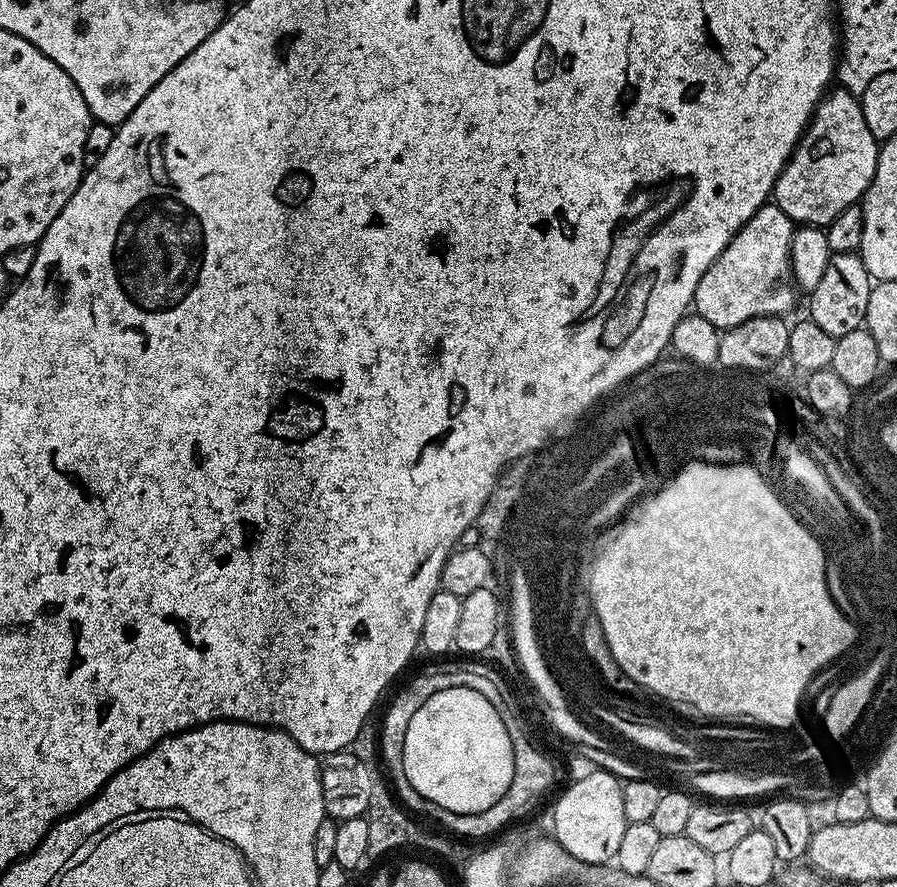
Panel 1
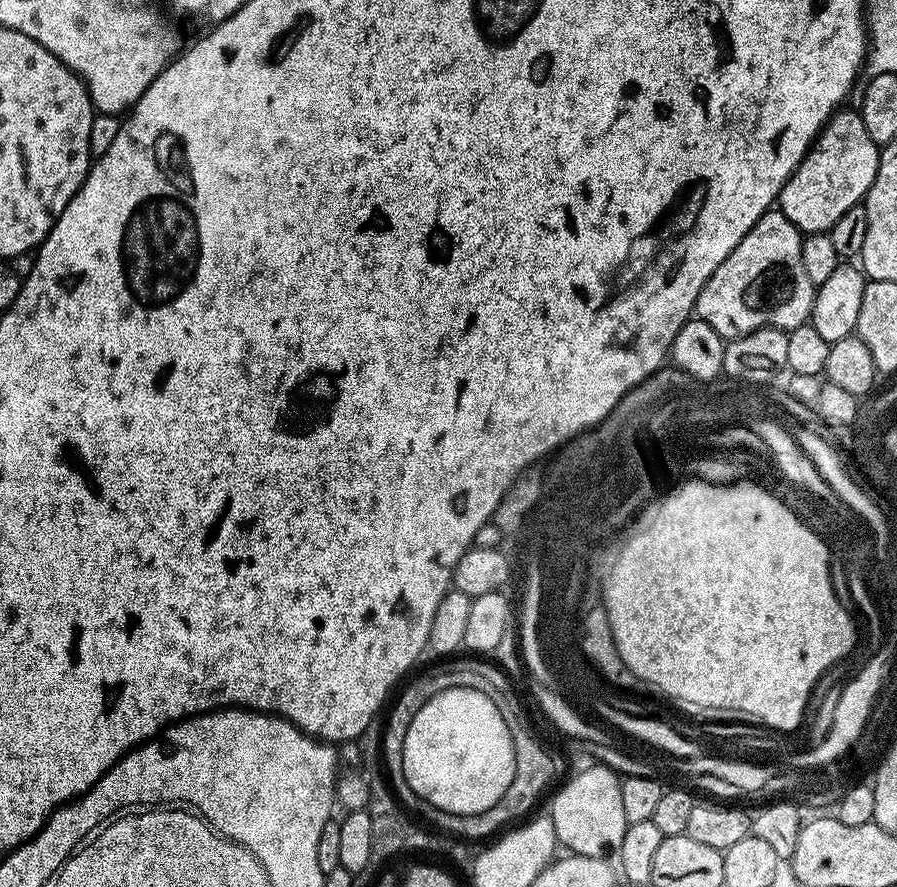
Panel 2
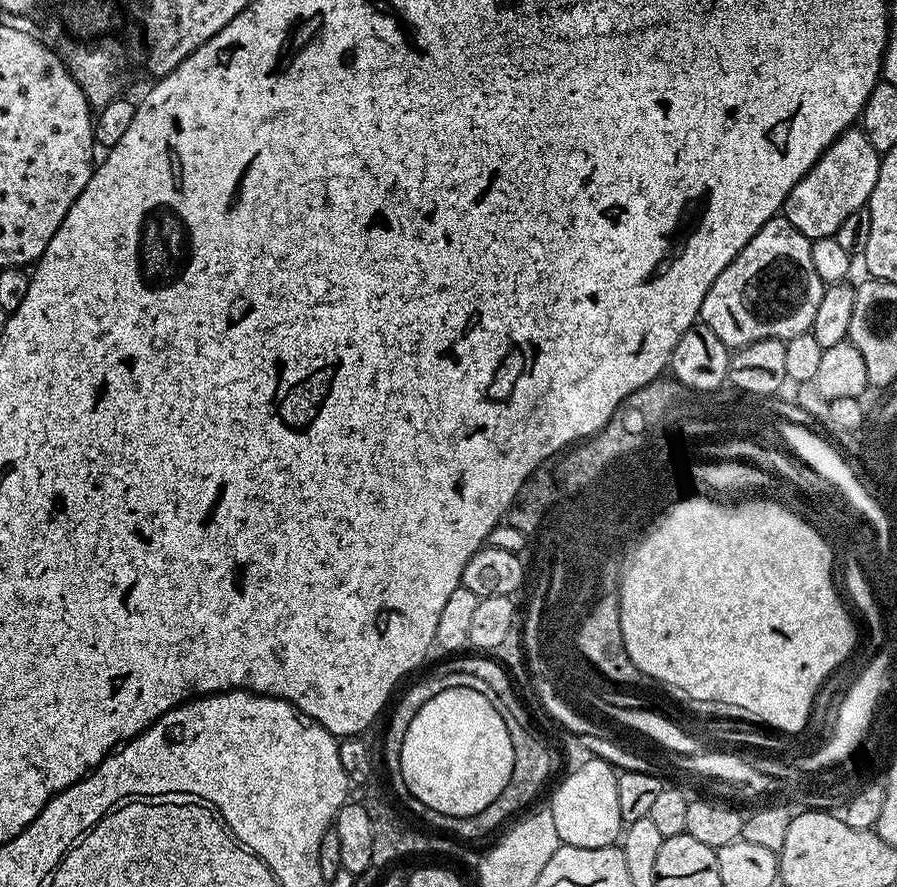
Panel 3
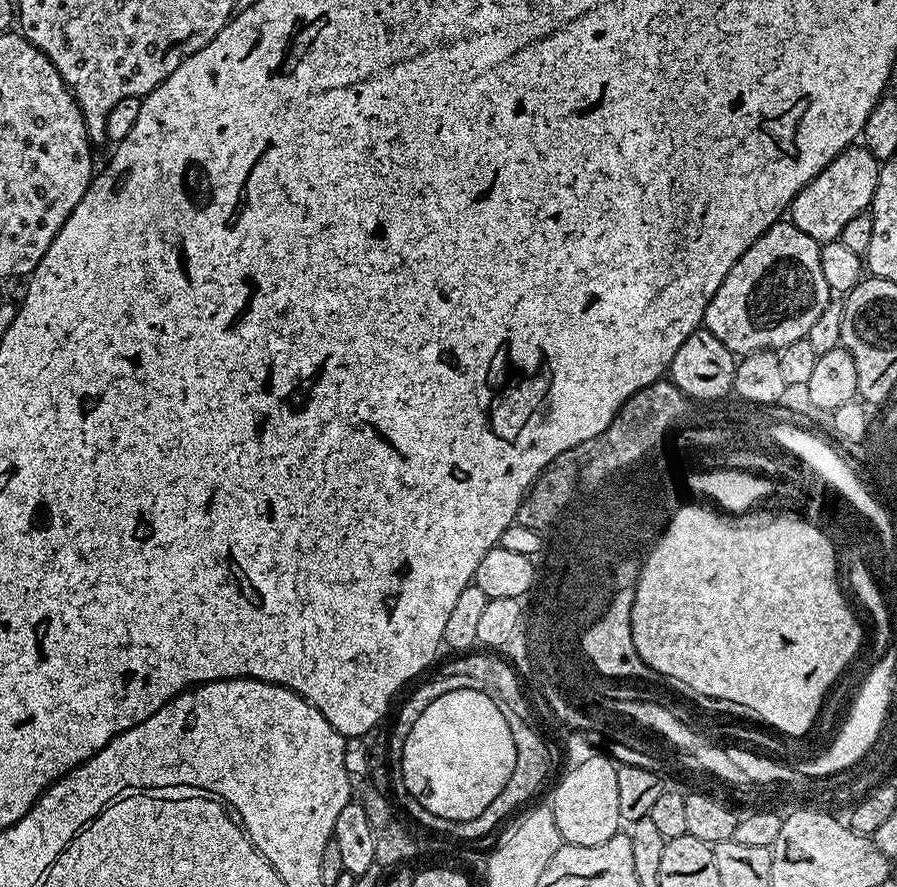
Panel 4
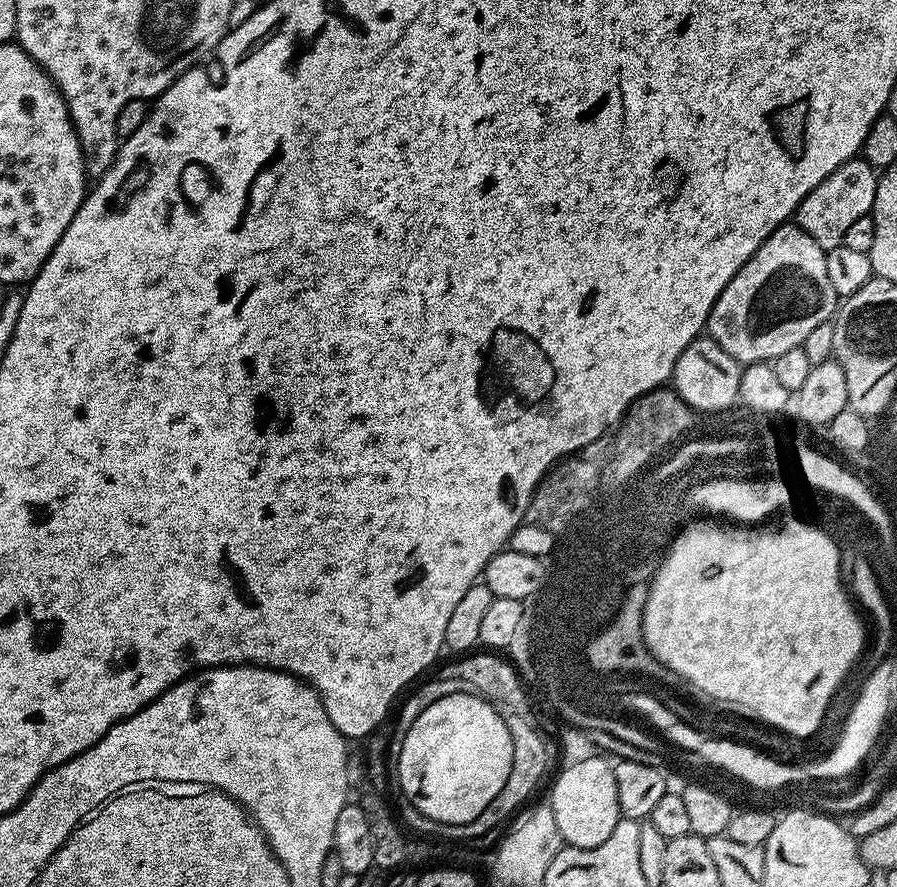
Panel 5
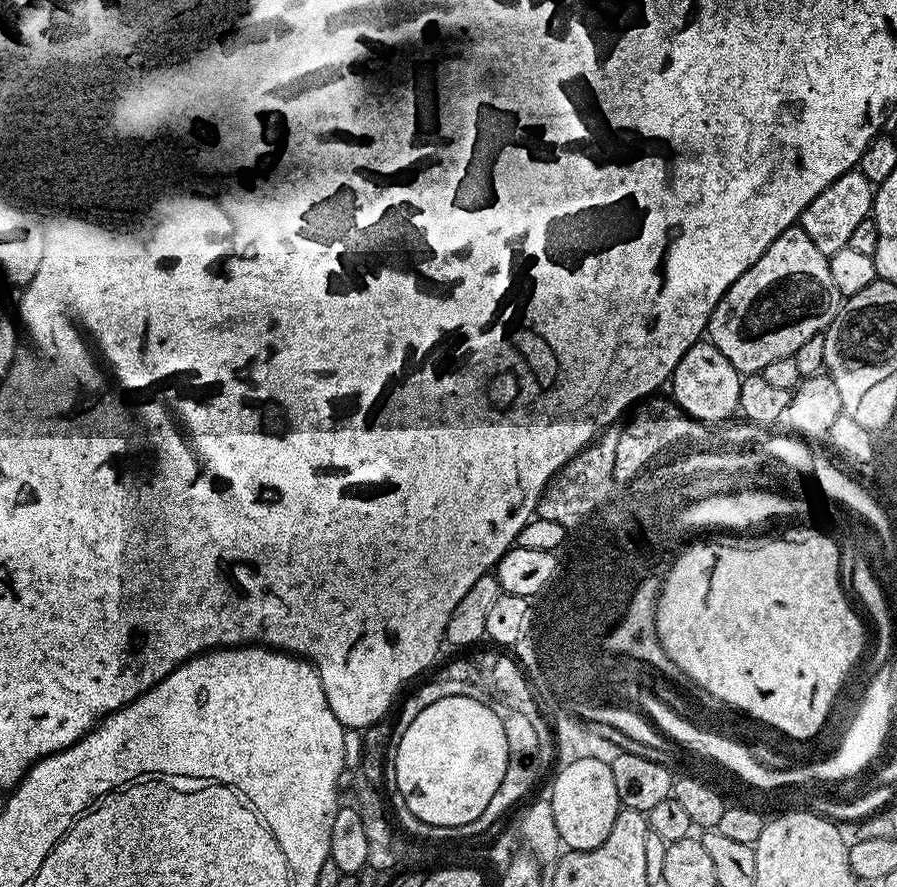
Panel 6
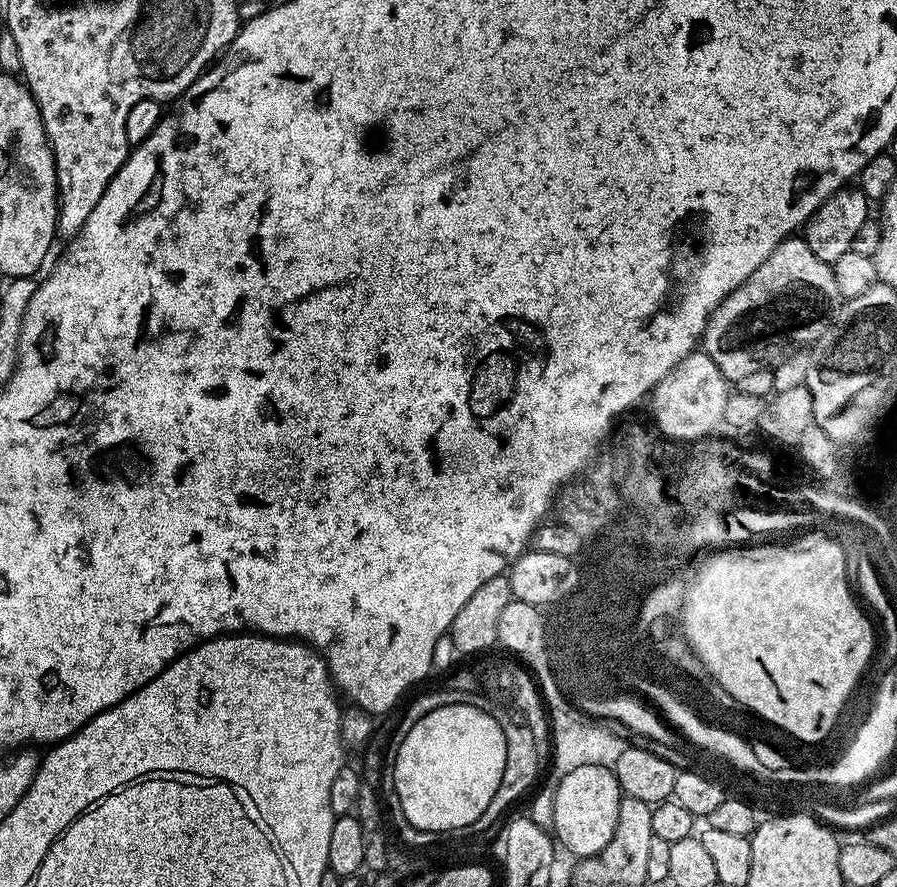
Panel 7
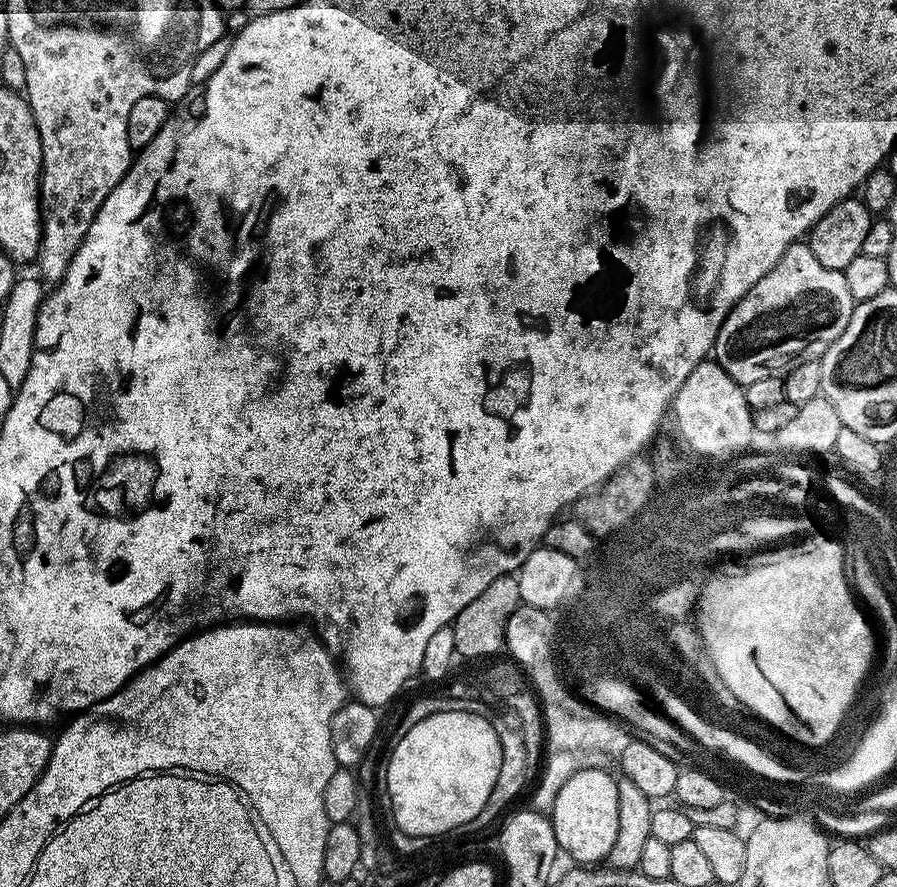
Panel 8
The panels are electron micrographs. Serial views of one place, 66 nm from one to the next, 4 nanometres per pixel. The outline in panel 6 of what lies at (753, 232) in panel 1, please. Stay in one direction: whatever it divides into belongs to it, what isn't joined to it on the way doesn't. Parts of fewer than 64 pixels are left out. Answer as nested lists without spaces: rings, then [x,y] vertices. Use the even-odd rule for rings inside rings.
[[[787,228],[726,290],[712,312],[707,339],[741,374],[760,374],[770,362],[795,356],[810,338],[828,331],[842,307],[842,297],[830,274],[828,257],[804,233],[803,228]]]

